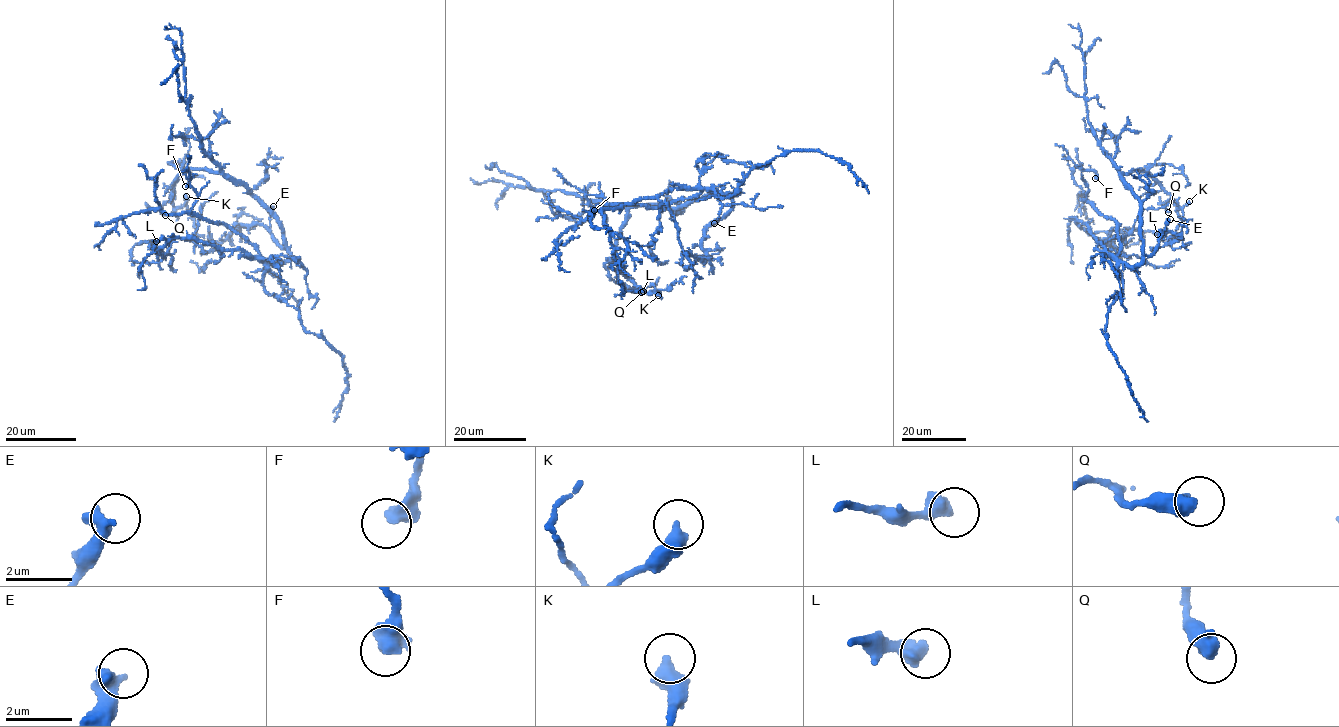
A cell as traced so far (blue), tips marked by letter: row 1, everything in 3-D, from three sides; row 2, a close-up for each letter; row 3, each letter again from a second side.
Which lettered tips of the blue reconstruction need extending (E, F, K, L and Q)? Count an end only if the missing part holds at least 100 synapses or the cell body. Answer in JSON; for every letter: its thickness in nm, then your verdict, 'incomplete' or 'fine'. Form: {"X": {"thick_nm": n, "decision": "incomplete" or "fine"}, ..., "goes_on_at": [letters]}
{"E": {"thick_nm": 460, "decision": "fine"}, "F": {"thick_nm": 550, "decision": "fine"}, "K": {"thick_nm": 480, "decision": "fine"}, "L": {"thick_nm": 500, "decision": "fine"}, "Q": {"thick_nm": 500, "decision": "fine"}, "goes_on_at": []}

